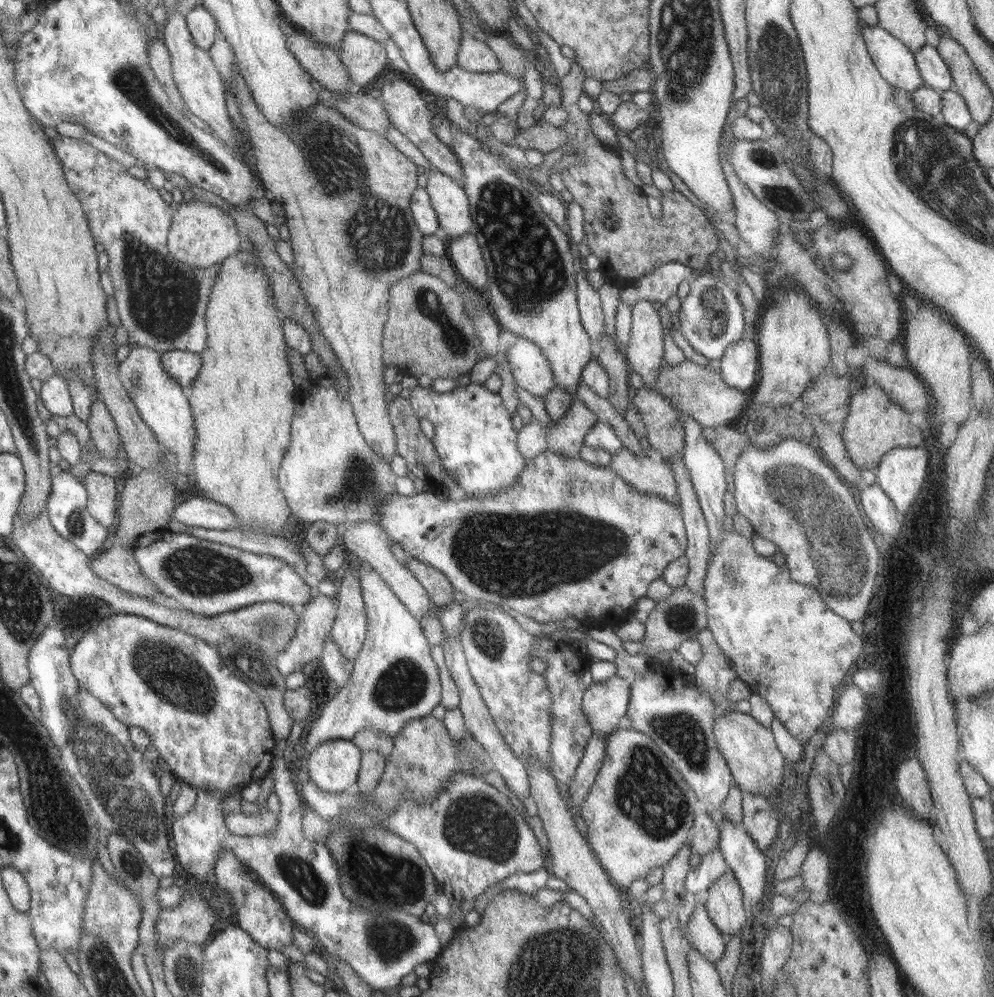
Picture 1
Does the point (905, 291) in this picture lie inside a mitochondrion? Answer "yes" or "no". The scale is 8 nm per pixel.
no

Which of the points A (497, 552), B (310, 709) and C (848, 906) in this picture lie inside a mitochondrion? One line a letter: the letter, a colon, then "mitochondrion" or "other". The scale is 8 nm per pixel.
A: mitochondrion
B: other
C: mitochondrion

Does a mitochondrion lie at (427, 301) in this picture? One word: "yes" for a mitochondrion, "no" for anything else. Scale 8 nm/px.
yes

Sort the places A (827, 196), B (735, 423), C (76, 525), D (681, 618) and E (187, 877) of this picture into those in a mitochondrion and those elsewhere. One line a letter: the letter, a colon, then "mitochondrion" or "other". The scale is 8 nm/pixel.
A: mitochondrion
B: other
C: mitochondrion
D: mitochondrion
E: other

